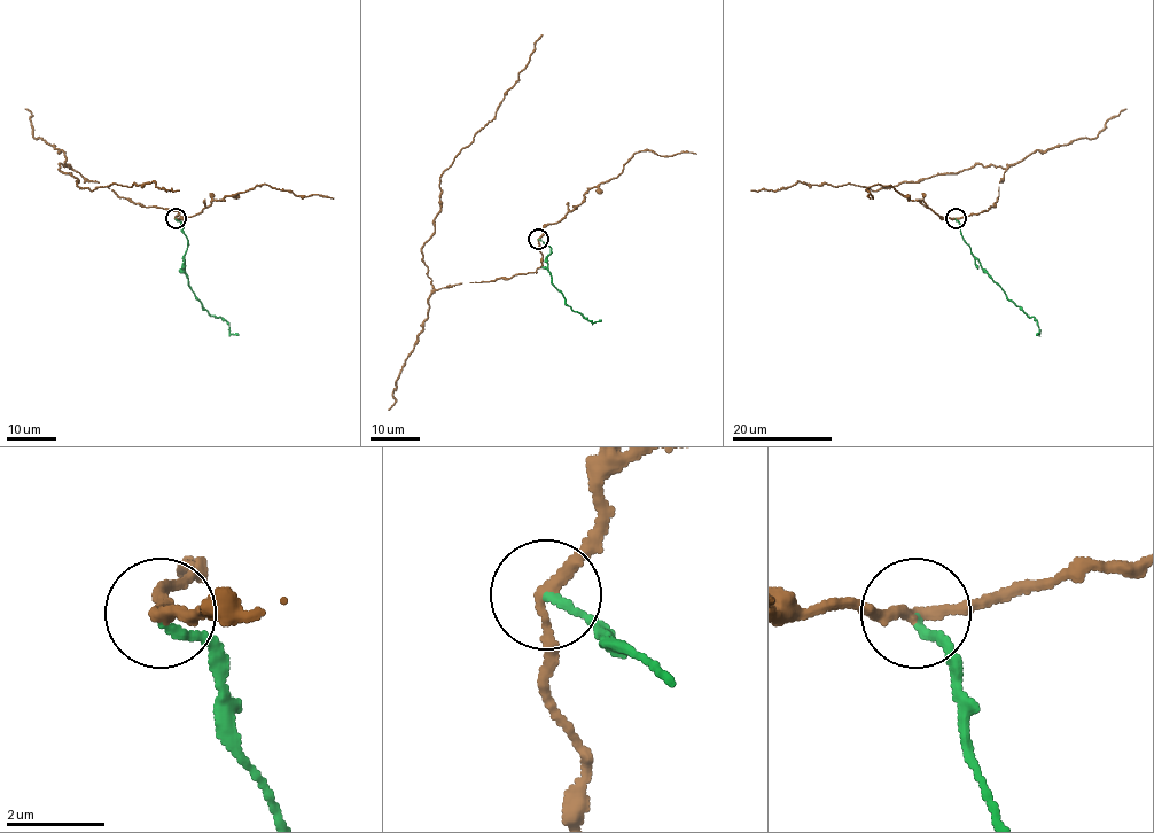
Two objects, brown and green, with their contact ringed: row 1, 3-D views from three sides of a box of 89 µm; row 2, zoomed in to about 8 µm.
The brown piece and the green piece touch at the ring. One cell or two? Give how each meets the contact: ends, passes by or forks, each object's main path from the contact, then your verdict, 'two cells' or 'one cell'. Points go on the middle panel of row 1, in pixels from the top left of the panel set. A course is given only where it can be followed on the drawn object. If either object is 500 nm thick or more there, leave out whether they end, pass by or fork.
brown passes by; green ends; course brown (538, 239), (535, 272), (491, 281), (435, 289), (422, 259), (439, 176), (493, 118), (542, 34); course green (538, 239), (551, 248), (547, 264), (552, 282), (566, 303), (592, 322), (601, 320); two cells

